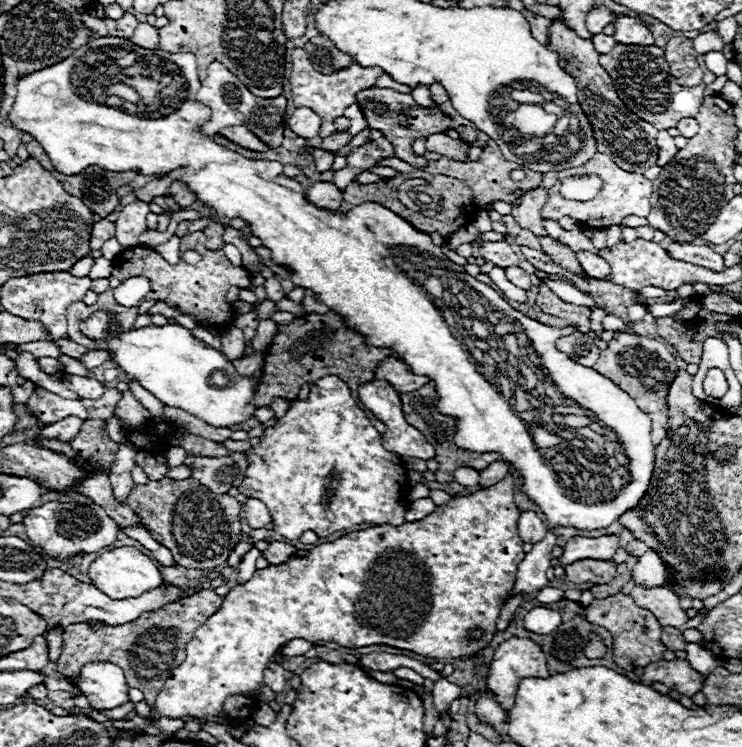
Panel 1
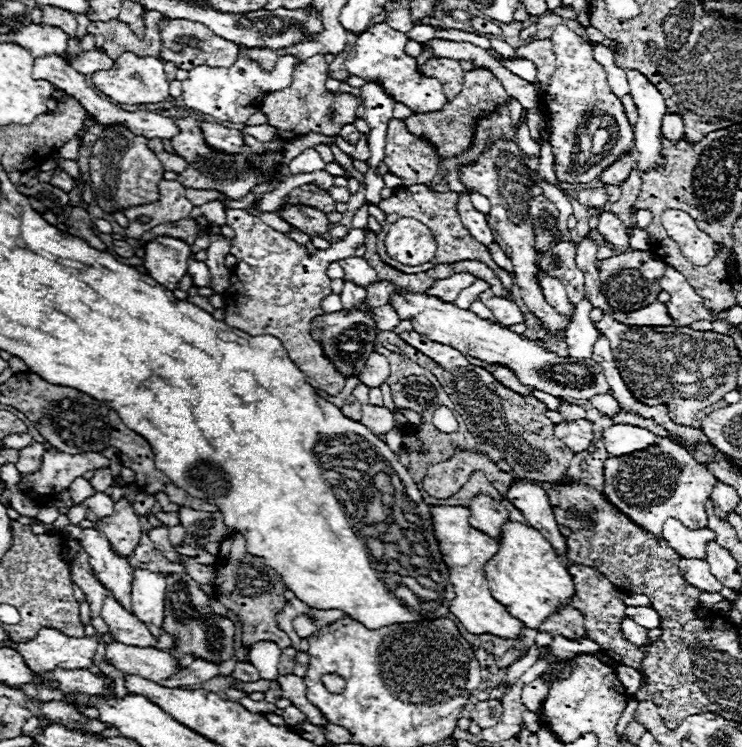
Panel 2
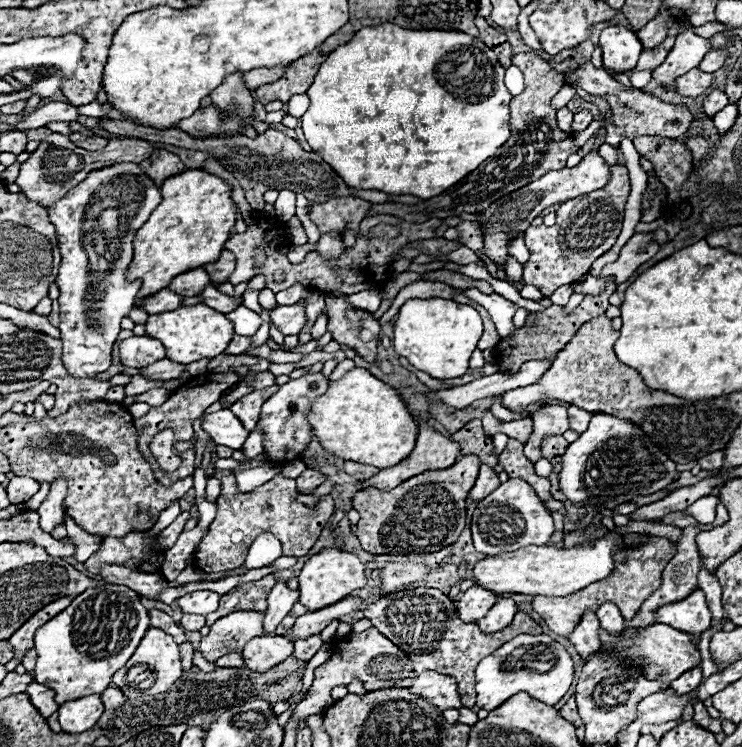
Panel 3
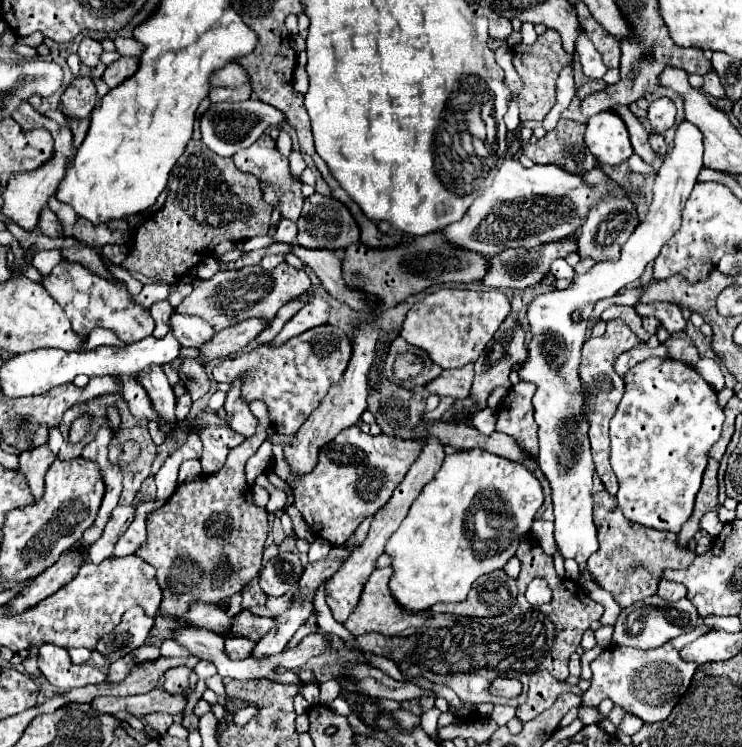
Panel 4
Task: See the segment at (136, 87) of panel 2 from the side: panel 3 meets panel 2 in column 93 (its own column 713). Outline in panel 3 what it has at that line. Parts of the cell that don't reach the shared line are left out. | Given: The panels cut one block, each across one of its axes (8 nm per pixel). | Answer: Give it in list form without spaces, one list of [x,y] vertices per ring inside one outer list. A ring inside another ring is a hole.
[[[692,68],[688,74],[676,78],[674,88],[680,96],[688,96],[688,98],[696,98],[702,96],[710,86],[712,86],[714,76],[708,72],[702,72],[698,68]]]

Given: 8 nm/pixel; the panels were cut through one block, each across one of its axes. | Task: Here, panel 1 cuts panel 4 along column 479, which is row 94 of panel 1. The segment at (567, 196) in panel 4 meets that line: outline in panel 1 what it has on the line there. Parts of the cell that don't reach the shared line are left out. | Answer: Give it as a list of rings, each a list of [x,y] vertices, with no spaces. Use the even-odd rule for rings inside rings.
[[[216,62],[210,64],[208,76],[196,98],[212,108],[212,116],[204,124],[204,132],[212,136],[226,126],[246,124],[256,108],[256,96],[234,74]]]

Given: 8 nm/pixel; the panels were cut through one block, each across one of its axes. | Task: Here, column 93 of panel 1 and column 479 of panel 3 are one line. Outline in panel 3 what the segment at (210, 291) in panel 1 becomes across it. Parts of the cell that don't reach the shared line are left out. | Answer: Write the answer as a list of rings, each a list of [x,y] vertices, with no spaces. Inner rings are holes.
[[[456,294],[456,296],[454,296],[454,300],[456,300],[456,302],[464,302],[464,304],[472,306],[474,310],[478,310],[478,312],[480,312],[482,322],[484,322],[484,334],[482,334],[482,338],[480,338],[480,342],[478,342],[478,348],[480,348],[480,350],[494,348],[494,346],[498,344],[500,336],[498,336],[498,332],[496,332],[496,328],[494,328],[494,322],[490,320],[490,314],[488,314],[488,312],[486,312],[486,310],[484,310],[480,304],[476,304],[474,300],[466,298],[464,294]]]

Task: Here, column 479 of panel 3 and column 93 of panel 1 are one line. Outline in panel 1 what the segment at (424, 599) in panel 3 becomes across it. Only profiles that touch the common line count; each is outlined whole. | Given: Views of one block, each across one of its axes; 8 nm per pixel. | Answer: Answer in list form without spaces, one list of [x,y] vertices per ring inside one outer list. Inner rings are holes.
[[[202,592],[202,596],[192,596],[190,600],[182,600],[182,604],[168,604],[166,608],[158,612],[144,612],[138,620],[130,622],[130,624],[122,624],[118,628],[110,628],[110,626],[102,626],[98,630],[90,628],[90,624],[72,624],[66,628],[64,634],[64,648],[62,654],[58,658],[58,670],[62,676],[74,680],[80,676],[82,666],[90,664],[90,662],[112,662],[116,666],[122,668],[124,676],[126,676],[126,684],[128,688],[136,688],[144,694],[144,702],[152,708],[156,702],[156,686],[164,686],[164,680],[168,676],[168,672],[172,668],[176,668],[184,656],[186,656],[186,644],[190,642],[190,638],[194,636],[194,632],[212,616],[220,610],[224,602],[224,596],[210,592]]]

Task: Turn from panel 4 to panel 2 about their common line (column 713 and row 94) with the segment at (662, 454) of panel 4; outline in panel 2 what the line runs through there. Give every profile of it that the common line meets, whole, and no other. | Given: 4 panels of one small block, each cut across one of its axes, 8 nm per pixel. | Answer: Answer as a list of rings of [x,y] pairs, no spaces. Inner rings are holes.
[[[376,24],[366,32],[358,34],[356,42],[350,46],[346,54],[344,66],[352,76],[378,84],[386,94],[390,94],[396,102],[402,102],[404,106],[408,106],[414,114],[430,114],[430,112],[442,110],[448,104],[442,84],[436,78],[428,78],[420,72],[416,58],[404,52],[406,40],[408,38],[404,32],[398,32],[388,24]]]

